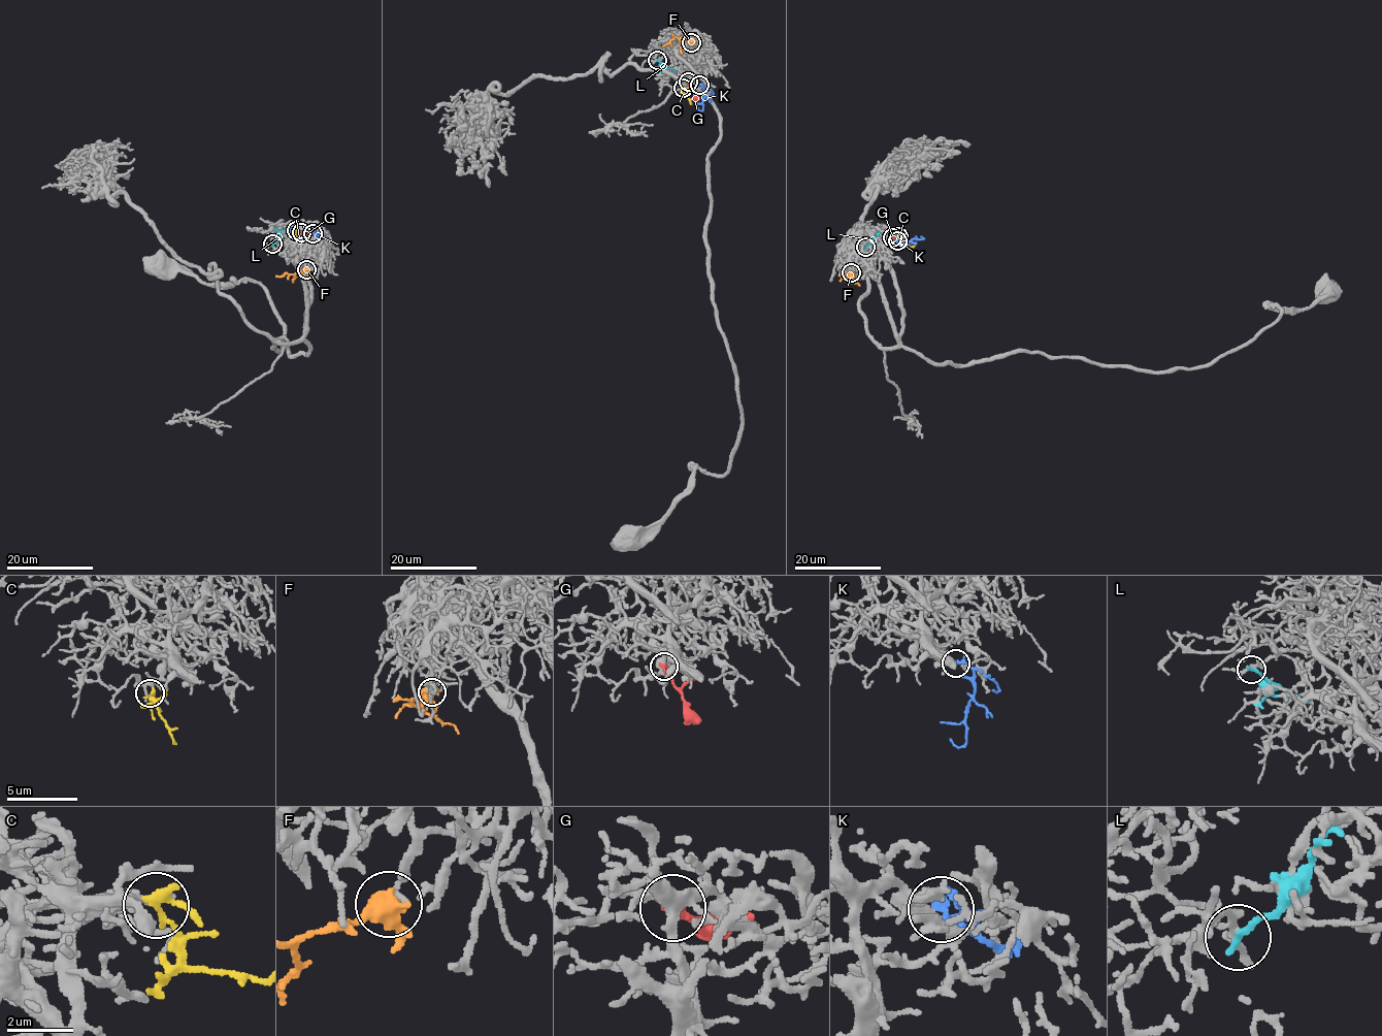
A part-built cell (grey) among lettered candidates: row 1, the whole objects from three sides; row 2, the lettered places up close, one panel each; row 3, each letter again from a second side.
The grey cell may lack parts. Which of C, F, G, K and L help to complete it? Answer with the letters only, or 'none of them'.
C, K

